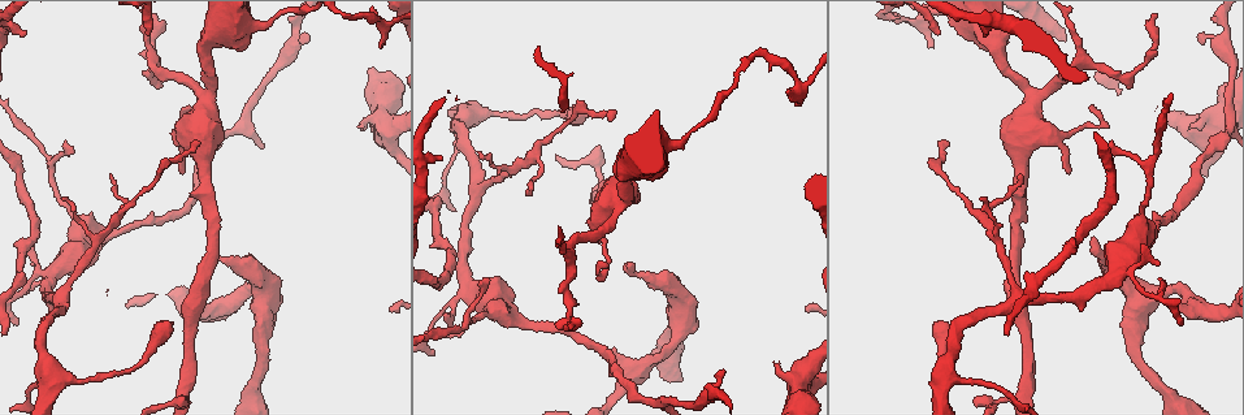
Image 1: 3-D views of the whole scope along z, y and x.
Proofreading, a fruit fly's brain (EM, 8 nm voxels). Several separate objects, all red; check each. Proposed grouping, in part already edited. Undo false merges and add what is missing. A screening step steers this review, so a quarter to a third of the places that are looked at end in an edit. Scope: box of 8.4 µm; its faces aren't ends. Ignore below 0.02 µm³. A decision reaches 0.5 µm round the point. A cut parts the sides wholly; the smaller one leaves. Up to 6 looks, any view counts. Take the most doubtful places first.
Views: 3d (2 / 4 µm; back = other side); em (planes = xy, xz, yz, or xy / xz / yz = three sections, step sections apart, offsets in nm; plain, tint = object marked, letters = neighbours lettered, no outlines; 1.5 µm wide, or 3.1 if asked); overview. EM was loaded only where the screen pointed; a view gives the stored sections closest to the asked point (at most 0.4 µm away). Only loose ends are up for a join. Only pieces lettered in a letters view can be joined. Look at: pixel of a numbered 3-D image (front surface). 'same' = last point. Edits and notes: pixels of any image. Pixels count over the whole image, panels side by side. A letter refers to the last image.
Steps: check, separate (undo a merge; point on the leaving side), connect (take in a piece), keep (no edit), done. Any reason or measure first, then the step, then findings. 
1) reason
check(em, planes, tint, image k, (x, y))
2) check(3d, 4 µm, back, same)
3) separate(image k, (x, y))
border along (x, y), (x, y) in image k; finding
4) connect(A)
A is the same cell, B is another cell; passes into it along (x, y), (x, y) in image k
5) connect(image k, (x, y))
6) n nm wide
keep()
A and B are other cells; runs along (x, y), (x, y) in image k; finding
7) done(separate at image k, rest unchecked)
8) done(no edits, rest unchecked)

branch stops here
check(3d, 2 µm, image 1, (357, 126))

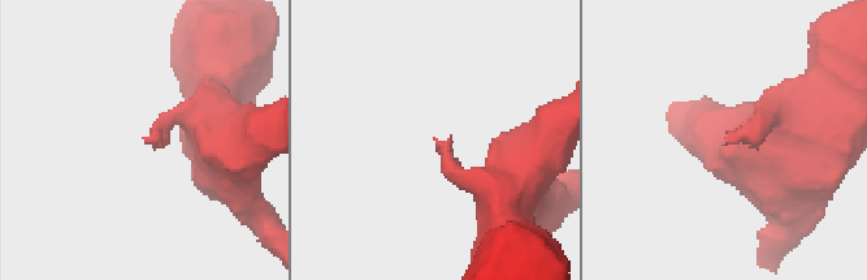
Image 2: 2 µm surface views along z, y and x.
check(em, planes, letters, image 2, (732, 139))

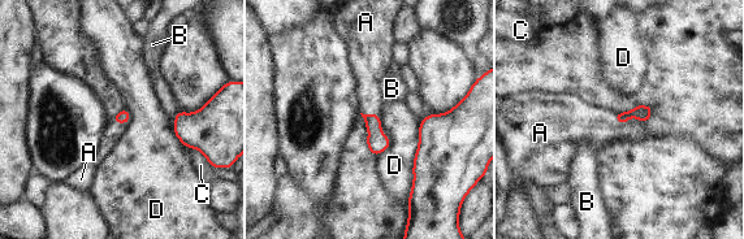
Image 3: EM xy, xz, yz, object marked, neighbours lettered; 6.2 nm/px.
connect(A)
A is the same cell, B, C and D are other cells; passes into it along (643, 113), (626, 122), (585, 124) in image 3; it goes on there

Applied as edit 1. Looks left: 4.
see it whole again
check(overview)

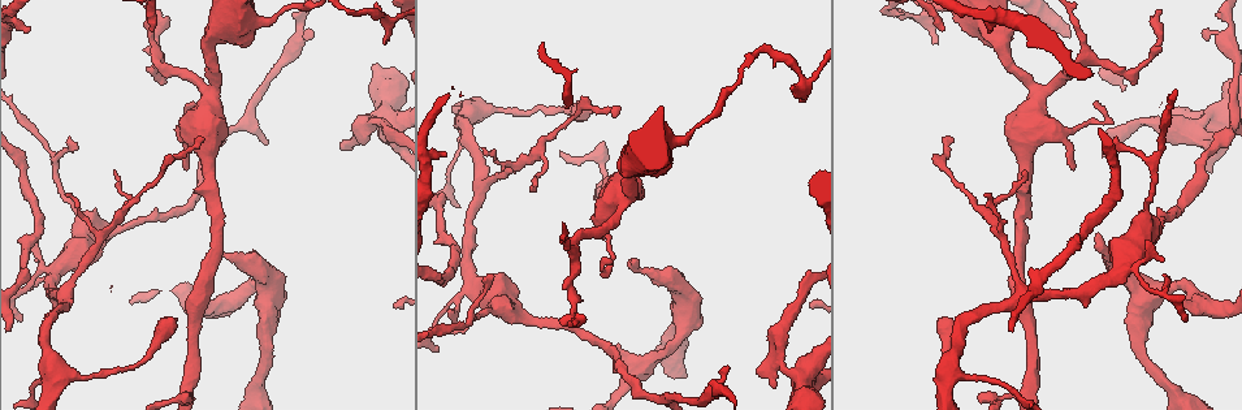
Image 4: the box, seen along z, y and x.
free end
check(3d, 2 µm, image 4, (988, 29))

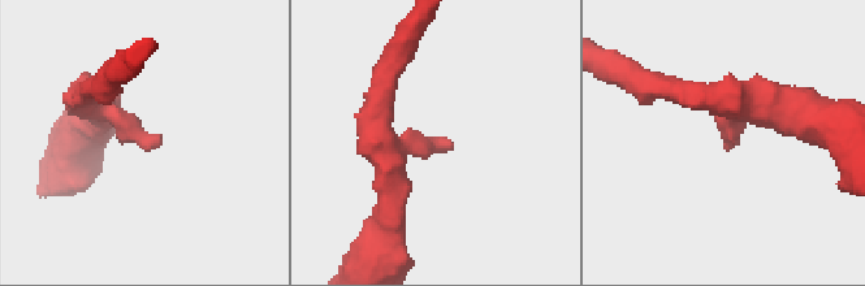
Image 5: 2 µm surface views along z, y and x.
arms of 240, 260 nm; now the EM
check(em, planes, tint, image 5, (725, 145))

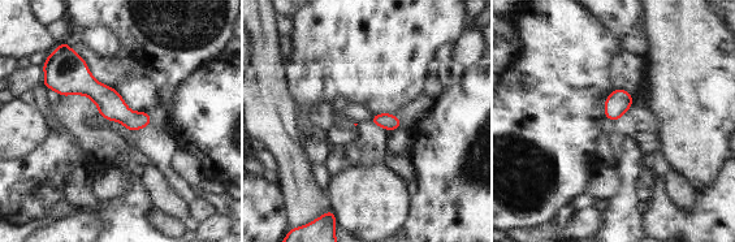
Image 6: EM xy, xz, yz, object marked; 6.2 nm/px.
check(em, planes, letters, same)

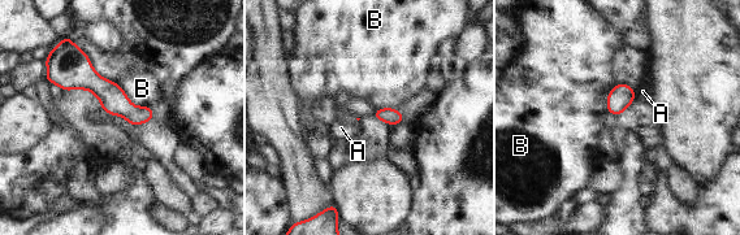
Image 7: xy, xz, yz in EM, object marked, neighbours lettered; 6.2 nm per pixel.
keep()
A and B are other cells; runs along (85, 60), (120, 105), (150, 116) in image 7; none of them fits

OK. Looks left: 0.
done(connect at image 3, rest unchecked)

